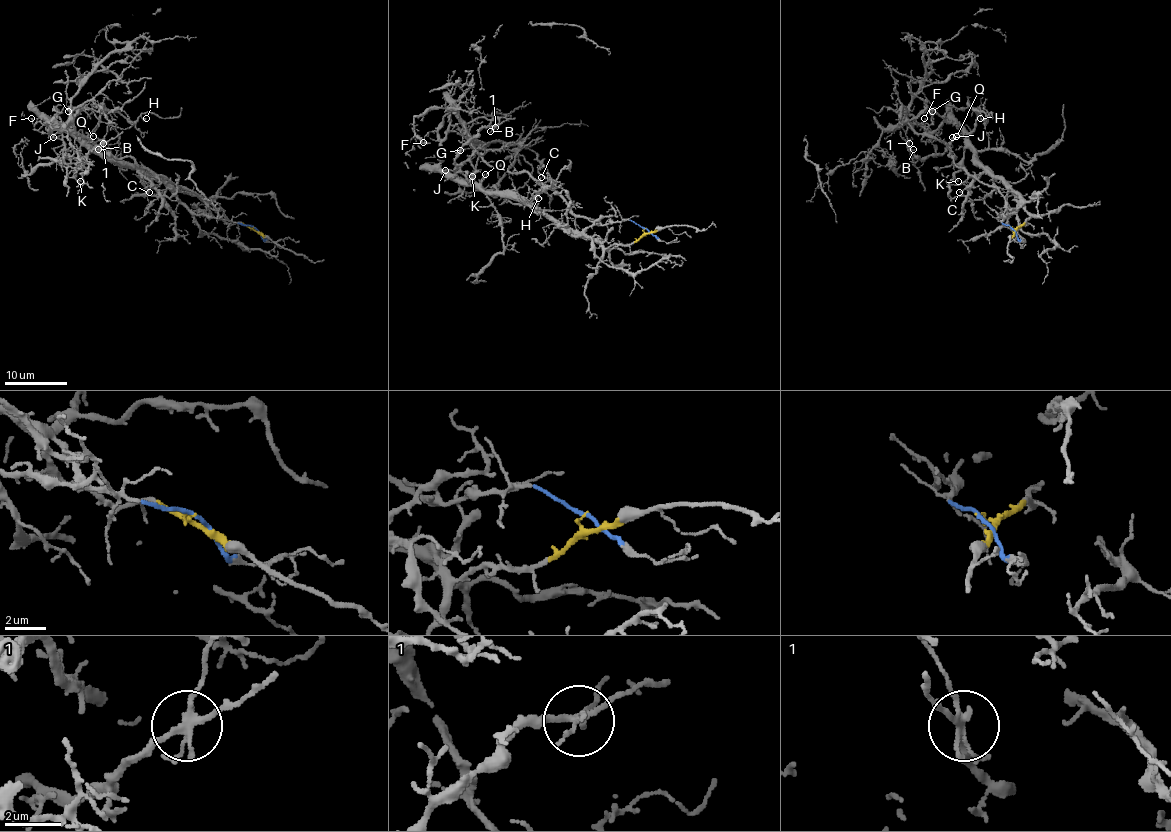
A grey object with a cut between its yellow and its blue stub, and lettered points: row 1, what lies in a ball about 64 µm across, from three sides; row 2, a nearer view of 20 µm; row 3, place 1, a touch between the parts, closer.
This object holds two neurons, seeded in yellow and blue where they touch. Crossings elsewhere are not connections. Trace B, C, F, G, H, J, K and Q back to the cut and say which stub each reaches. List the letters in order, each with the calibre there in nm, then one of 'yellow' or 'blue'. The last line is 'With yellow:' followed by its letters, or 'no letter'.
B: 130 nm thick; blue
C: 140 nm thick; yellow
F: 140 nm thick; blue
G: 120 nm thick; blue
H: 150 nm thick; yellow
J: 120 nm thick; yellow
K: 130 nm thick; yellow
Q: 130 nm thick; yellow
With yellow: C, H, J, K, Q

